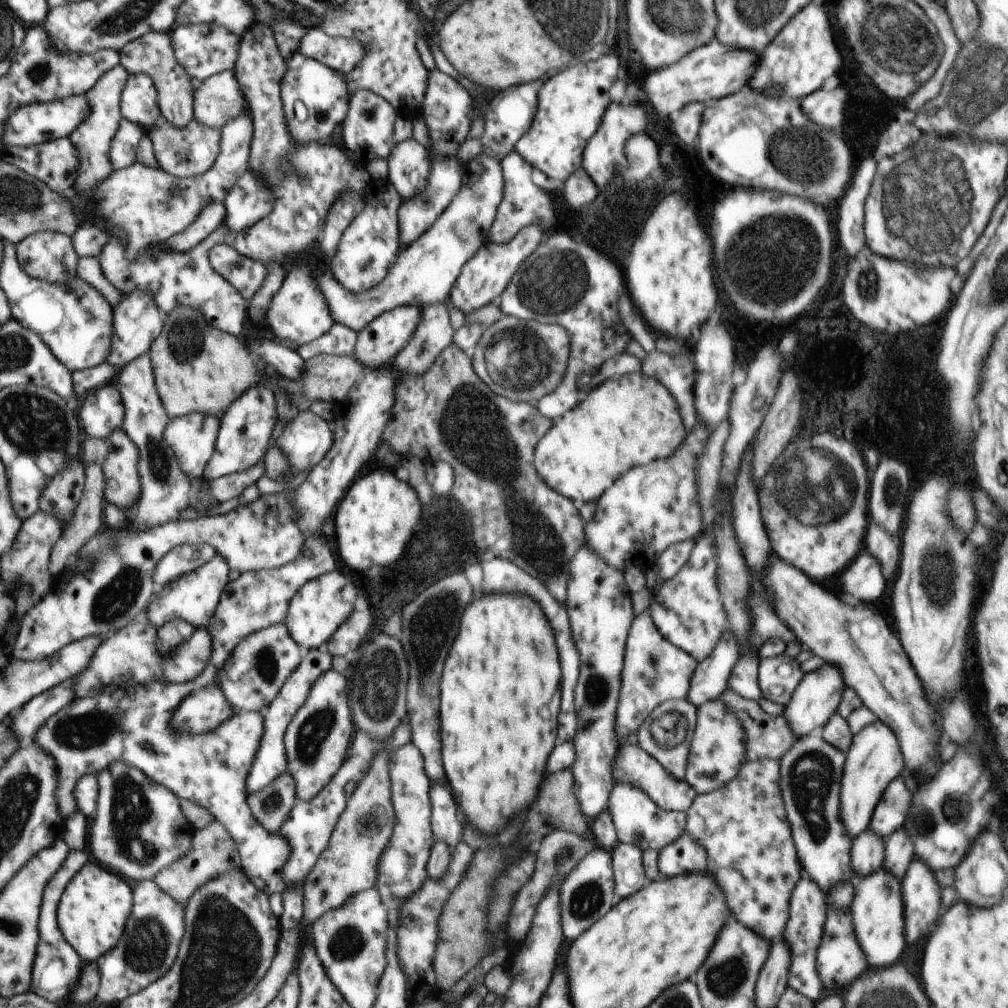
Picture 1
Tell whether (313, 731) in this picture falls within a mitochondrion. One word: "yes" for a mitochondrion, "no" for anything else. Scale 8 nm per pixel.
yes

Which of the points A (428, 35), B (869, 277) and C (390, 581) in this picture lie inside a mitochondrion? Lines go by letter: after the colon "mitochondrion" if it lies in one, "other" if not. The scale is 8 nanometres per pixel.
A: other
B: mitochondrion
C: other

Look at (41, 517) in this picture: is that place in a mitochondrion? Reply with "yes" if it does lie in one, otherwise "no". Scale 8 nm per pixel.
no

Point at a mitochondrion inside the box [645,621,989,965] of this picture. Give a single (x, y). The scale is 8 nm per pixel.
(811, 777)

